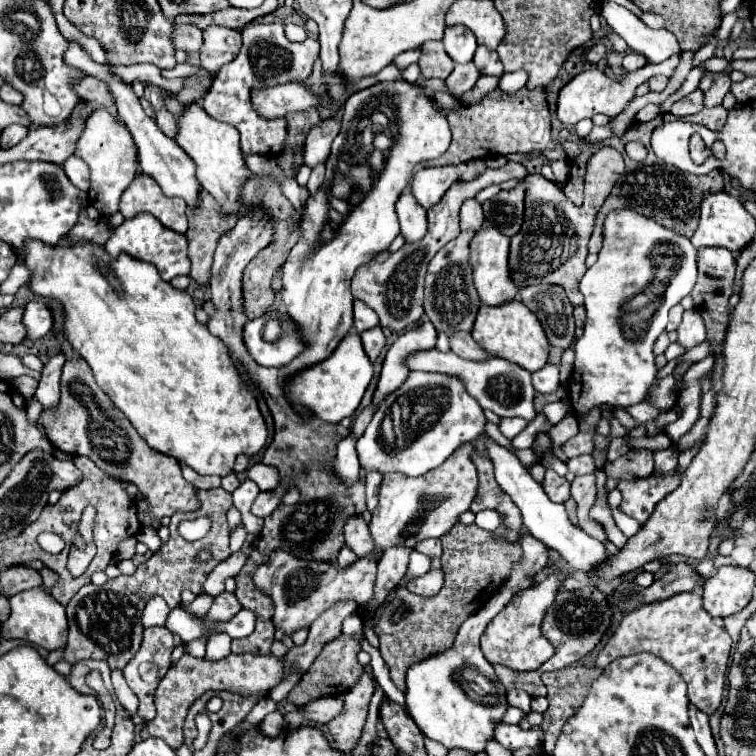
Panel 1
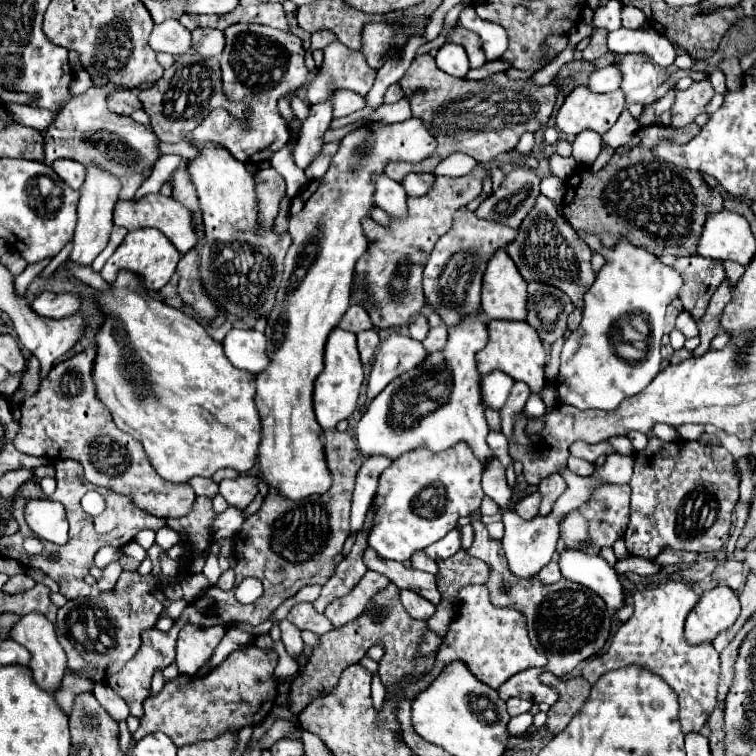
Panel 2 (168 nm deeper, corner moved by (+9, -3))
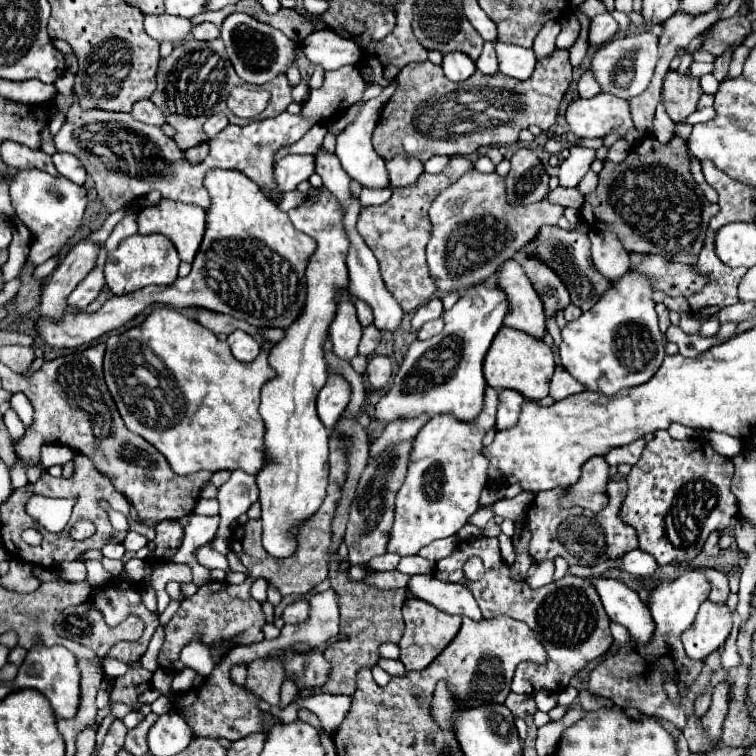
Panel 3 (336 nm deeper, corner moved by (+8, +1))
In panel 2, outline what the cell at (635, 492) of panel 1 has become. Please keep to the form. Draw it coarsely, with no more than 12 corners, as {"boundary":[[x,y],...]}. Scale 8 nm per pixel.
{"boundary":[[655,435],[631,477],[631,555],[715,553],[733,457]]}

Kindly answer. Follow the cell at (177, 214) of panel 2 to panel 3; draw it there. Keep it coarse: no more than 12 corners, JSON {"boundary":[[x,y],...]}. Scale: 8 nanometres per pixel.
{"boundary":[[160,199],[138,211],[138,231],[166,235],[192,263],[206,213]]}

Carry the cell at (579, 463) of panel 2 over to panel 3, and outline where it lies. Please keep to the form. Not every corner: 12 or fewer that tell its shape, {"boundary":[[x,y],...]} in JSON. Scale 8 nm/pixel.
{"boundary":[[602,457],[582,465],[562,507],[600,513],[608,504],[608,465]]}

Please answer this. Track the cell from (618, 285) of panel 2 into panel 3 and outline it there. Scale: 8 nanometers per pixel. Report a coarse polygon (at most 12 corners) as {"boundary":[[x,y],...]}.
{"boundary":[[630,269],[562,329],[562,365],[614,397],[666,351],[654,281]]}

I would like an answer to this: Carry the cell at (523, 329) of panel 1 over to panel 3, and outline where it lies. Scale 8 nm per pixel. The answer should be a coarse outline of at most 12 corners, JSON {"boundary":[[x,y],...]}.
{"boundary":[[504,325],[486,353],[494,389],[548,395],[554,353]]}

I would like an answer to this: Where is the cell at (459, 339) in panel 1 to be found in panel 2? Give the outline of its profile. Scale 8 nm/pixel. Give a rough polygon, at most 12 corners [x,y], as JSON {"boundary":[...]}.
{"boundary":[[441,323],[429,331],[423,347],[441,351],[447,343],[447,327]]}

